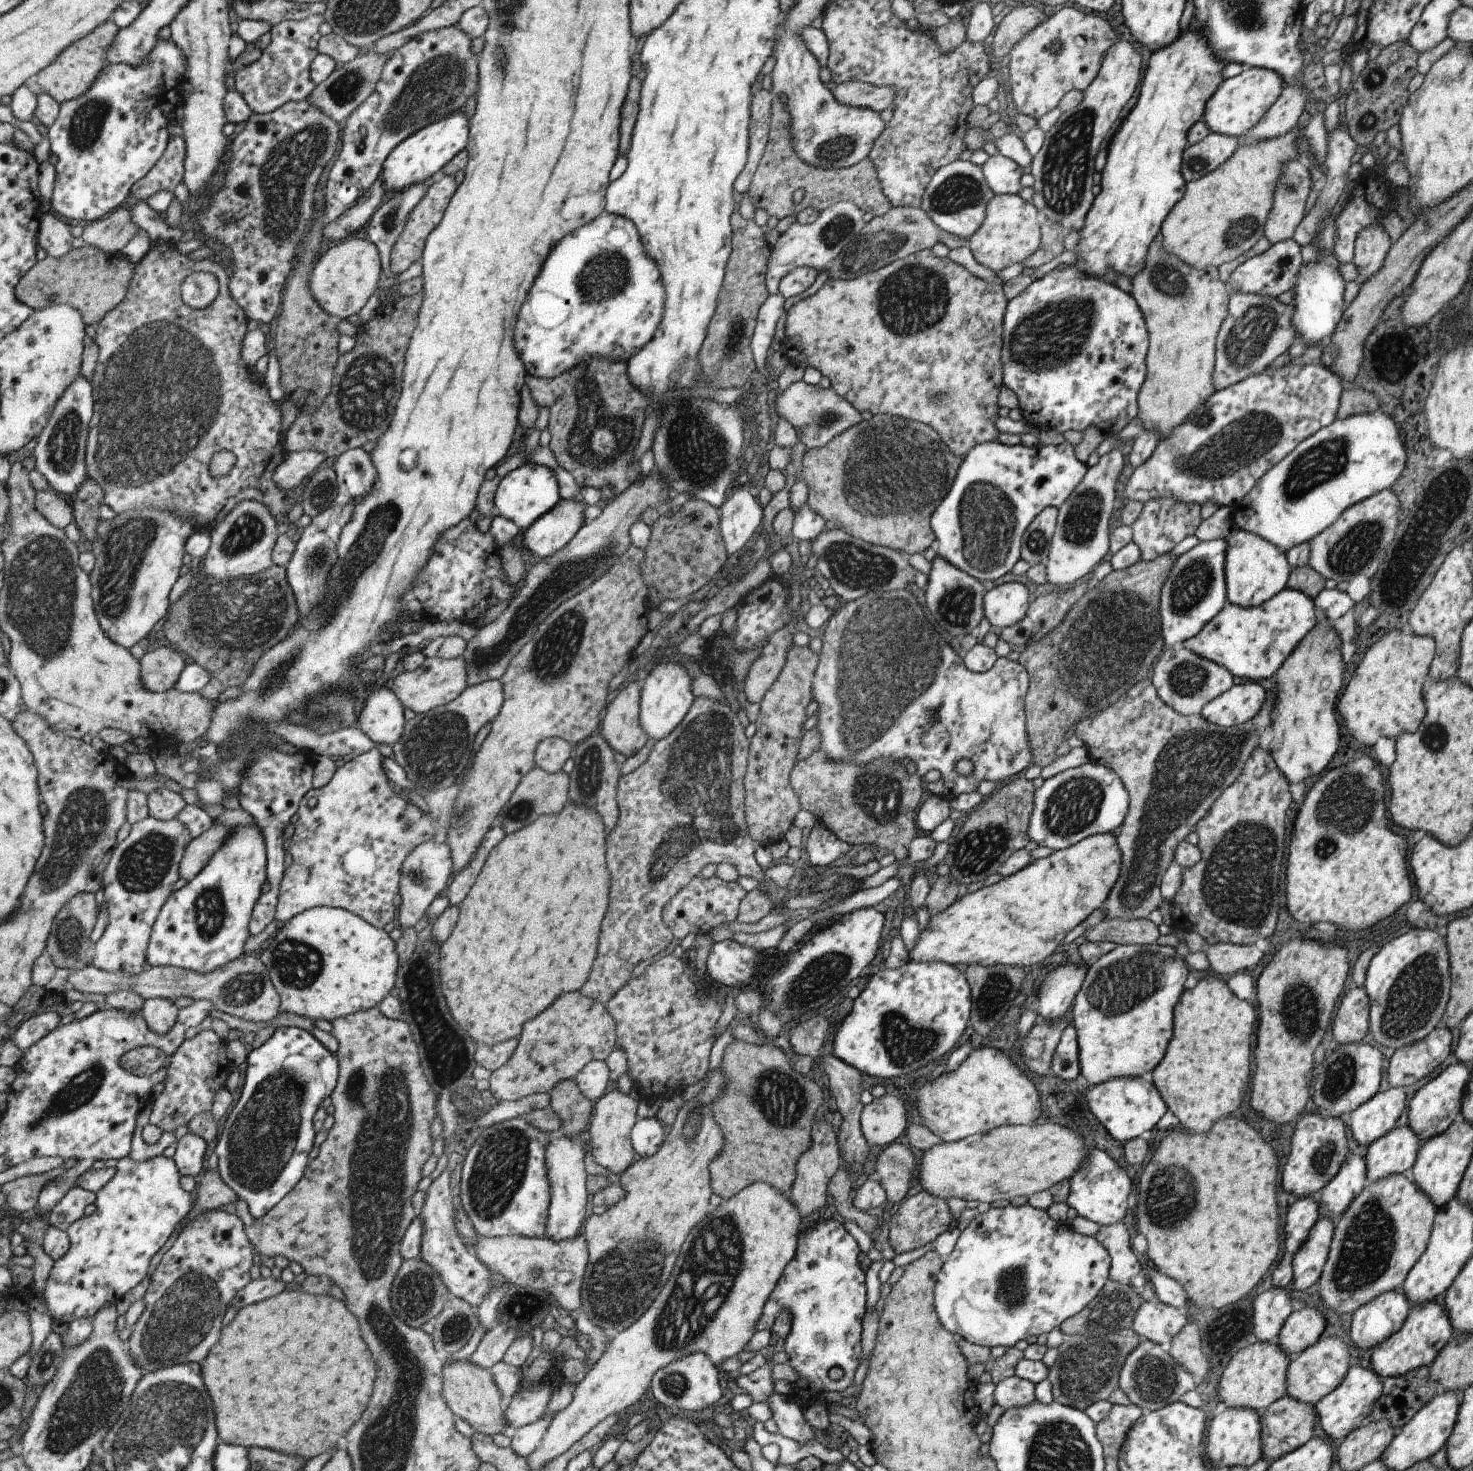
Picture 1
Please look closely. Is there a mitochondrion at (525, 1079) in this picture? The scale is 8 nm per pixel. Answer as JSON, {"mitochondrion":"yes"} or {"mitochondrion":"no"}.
{"mitochondrion":"no"}

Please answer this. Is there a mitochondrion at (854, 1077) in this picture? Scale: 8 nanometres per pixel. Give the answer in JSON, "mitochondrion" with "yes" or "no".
{"mitochondrion":"no"}

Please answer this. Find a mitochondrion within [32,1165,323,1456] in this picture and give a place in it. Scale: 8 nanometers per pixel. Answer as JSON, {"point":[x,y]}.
{"point":[180,1320]}

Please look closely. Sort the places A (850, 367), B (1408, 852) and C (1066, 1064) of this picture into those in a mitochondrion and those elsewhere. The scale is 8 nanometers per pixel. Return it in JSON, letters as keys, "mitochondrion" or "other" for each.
{"A":"other","B":"other","C":"other"}

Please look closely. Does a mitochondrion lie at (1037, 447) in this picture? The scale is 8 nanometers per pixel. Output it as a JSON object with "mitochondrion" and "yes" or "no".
{"mitochondrion":"no"}

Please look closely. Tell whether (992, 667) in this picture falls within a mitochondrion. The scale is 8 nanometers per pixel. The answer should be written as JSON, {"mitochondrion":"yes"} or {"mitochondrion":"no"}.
{"mitochondrion":"no"}

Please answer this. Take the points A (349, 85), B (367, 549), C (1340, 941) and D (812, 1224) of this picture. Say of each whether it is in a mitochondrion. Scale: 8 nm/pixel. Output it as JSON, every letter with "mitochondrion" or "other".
{"A":"mitochondrion","B":"mitochondrion","C":"other","D":"other"}

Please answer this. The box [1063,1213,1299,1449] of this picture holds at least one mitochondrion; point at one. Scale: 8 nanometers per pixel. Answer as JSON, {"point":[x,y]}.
{"point":[1153,1379]}

